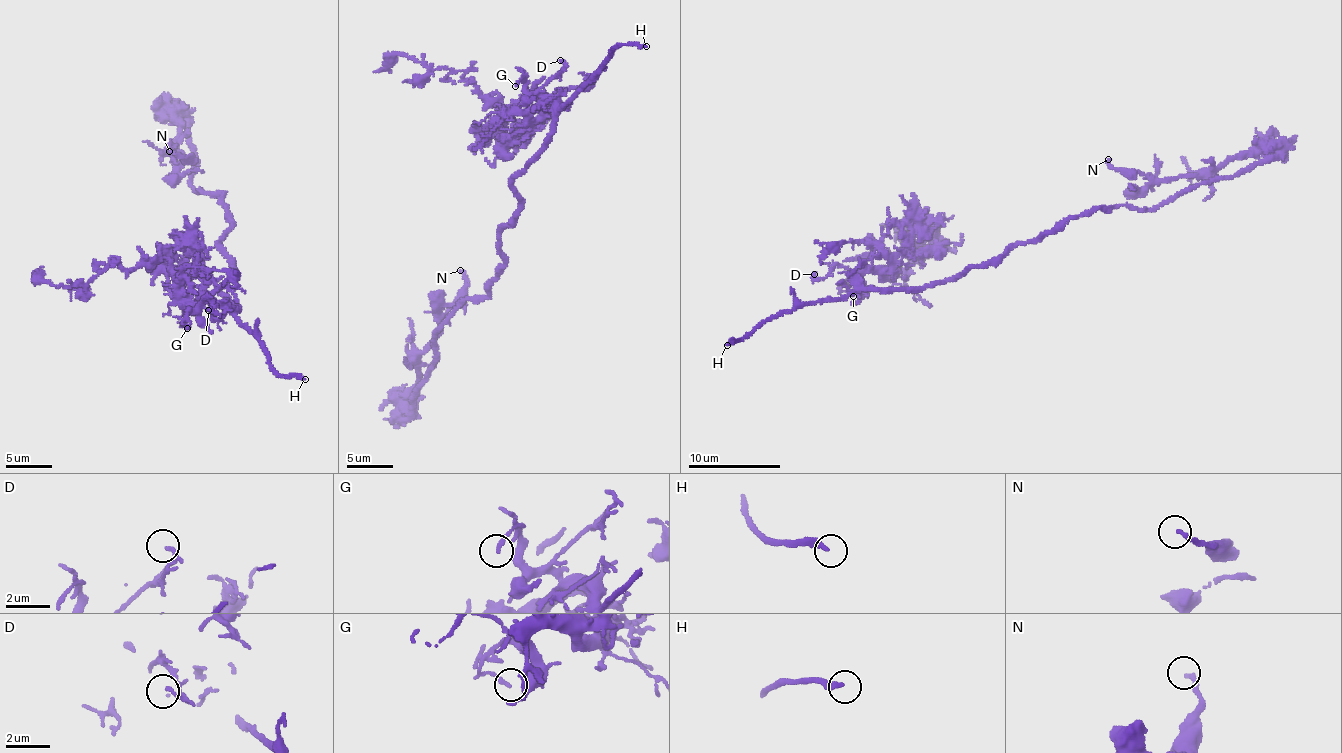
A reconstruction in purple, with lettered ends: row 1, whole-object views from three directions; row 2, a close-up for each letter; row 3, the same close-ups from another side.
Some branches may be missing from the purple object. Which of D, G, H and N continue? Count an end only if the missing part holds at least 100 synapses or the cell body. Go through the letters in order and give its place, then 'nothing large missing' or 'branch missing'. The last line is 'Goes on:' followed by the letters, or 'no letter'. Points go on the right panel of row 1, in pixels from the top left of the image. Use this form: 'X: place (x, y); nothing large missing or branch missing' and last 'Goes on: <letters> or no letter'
D: place (814, 274); nothing large missing
G: place (853, 296); nothing large missing
H: place (727, 345); branch missing
N: place (1108, 159); nothing large missing
Goes on: H

